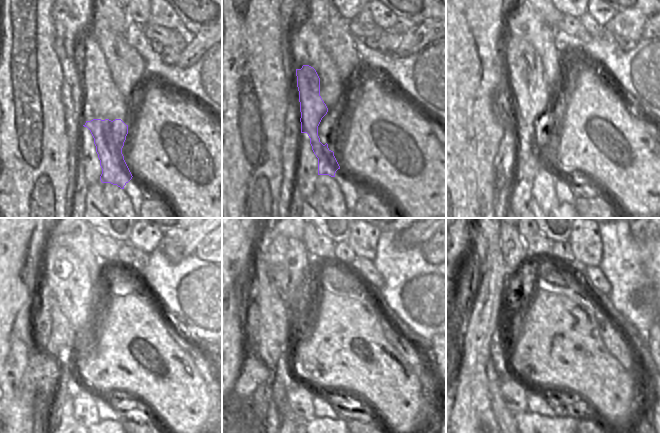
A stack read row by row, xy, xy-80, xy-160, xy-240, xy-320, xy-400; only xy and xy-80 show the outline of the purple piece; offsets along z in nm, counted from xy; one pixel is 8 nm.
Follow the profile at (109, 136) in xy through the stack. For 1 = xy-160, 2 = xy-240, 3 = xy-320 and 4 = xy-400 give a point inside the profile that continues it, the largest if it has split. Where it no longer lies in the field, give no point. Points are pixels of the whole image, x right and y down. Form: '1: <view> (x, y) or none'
1: xy-160 (529, 90)
2: xy-240 (68, 277)
3: xy-320 (288, 263)
4: xy-400 (514, 253)

